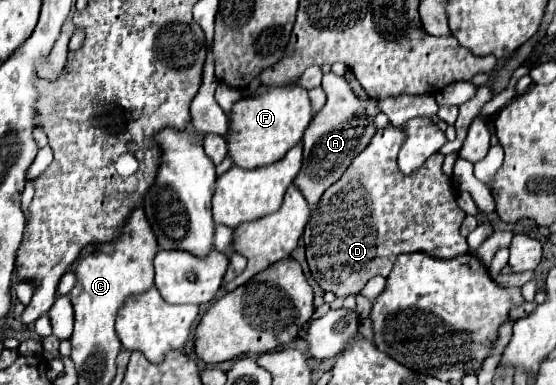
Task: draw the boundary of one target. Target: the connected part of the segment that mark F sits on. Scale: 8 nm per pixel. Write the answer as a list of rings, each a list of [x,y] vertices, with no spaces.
[[[300,85],[272,87],[260,97],[240,99],[230,111],[230,133],[228,133],[228,151],[238,167],[258,169],[280,161],[288,149],[302,141],[304,131],[312,123],[312,103],[308,91]]]

